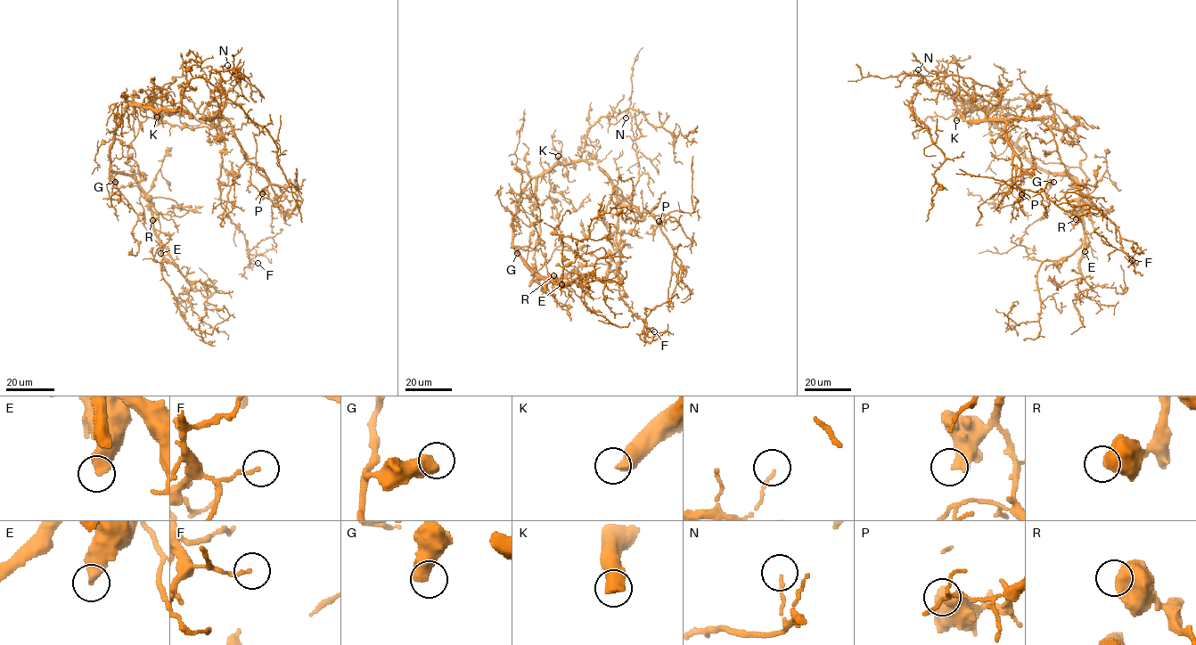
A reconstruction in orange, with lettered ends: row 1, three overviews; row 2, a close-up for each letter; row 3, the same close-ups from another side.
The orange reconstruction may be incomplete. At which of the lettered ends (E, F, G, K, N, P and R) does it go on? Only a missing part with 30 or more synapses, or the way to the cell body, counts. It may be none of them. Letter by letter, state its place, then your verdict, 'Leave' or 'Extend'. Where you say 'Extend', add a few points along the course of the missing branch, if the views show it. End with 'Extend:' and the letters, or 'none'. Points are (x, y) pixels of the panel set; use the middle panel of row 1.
E: Place: (561, 284). Leave
F: Place: (654, 331). Leave
G: Place: (517, 253). Leave
K: Place: (558, 156). Extend. Course of what is missing: (558, 156), (541, 174), (531, 141), (531, 113), (522, 101), (523, 78), (527, 67), (533, 88)
N: Place: (626, 118). Leave
P: Place: (659, 221). Leave
R: Place: (553, 275). Leave
Extend: K

